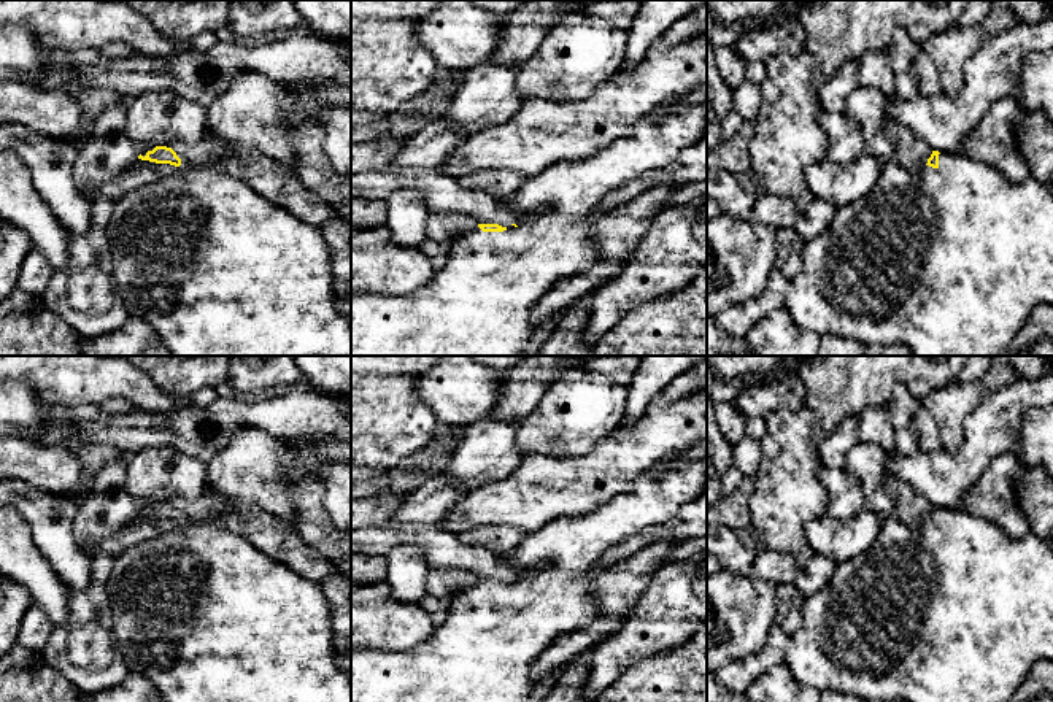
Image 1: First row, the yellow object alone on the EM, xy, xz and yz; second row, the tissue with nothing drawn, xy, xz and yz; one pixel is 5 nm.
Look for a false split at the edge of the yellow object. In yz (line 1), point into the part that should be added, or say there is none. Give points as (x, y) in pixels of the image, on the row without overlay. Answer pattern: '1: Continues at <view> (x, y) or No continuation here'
1: Continues at yz (956, 612)

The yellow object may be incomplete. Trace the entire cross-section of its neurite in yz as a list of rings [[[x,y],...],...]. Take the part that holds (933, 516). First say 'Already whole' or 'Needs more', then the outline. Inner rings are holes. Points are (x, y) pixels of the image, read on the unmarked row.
Needs more. [[[932,507],[920,530],[910,529],[894,513],[881,516],[875,542],[851,561],[837,564],[831,580],[805,599],[802,623],[789,635],[785,664],[793,678],[820,692],[853,694],[869,700],[904,702],[1010,702],[1020,685],[1040,659],[1053,659],[1053,546],[1050,538],[1026,534],[1010,538],[996,523],[975,516],[959,507]]]

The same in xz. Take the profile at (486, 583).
Needs more. [[[675,454],[670,459],[661,461],[645,473],[638,475],[635,480],[629,481],[629,486],[624,492],[619,492],[611,500],[597,505],[592,511],[578,515],[578,516],[561,516],[551,519],[548,524],[542,526],[534,532],[527,532],[524,540],[516,545],[513,550],[505,553],[507,564],[516,570],[516,577],[502,583],[499,580],[478,580],[478,583],[459,592],[454,597],[454,602],[448,611],[446,619],[435,626],[432,635],[422,643],[413,646],[410,651],[394,651],[383,648],[354,648],[351,650],[351,702],[527,702],[527,697],[532,694],[534,688],[540,683],[542,678],[534,678],[530,675],[530,665],[534,661],[561,635],[586,629],[602,615],[602,607],[594,597],[594,565],[599,559],[613,546],[635,537],[650,526],[664,524],[672,519],[678,510],[707,491],[707,456],[694,461],[683,462],[681,454]]]

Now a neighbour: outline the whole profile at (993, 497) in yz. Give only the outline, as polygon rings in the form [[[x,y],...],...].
[[[1015,451],[999,454],[983,470],[959,508],[996,523],[1010,538],[1029,534],[1028,516],[1016,507],[1016,483],[1021,465]]]

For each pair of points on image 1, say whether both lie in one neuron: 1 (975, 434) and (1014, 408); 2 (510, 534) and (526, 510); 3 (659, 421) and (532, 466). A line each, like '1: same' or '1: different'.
1: same
2: different
3: same

